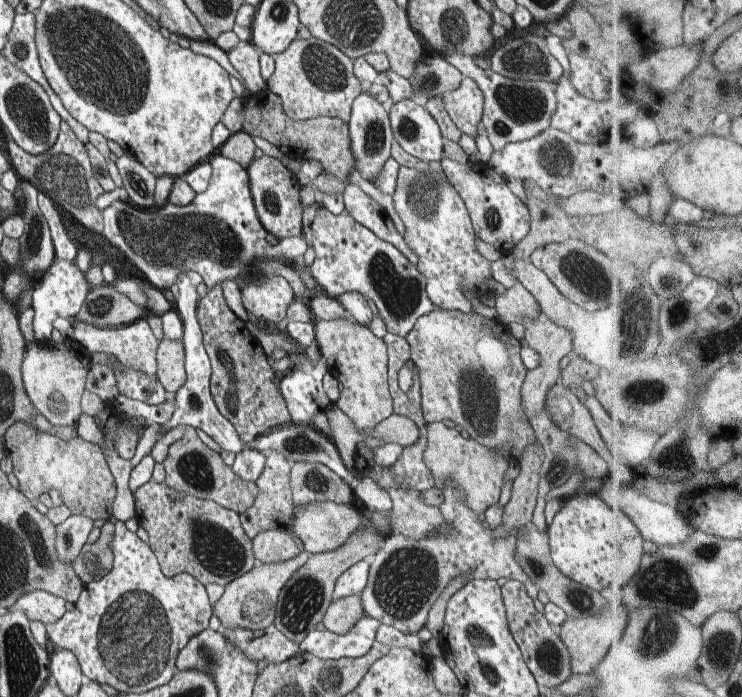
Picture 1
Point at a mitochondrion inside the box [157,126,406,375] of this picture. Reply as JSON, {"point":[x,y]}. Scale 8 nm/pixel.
{"point":[271,202]}

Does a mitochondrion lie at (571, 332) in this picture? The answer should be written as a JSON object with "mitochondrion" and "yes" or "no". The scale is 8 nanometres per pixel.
{"mitochondrion":"no"}

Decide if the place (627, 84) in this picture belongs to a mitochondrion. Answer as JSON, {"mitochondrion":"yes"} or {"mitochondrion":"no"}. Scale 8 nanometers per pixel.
{"mitochondrion":"no"}

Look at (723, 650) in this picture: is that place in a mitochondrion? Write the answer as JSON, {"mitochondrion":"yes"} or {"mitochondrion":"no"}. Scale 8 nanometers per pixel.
{"mitochondrion":"yes"}

